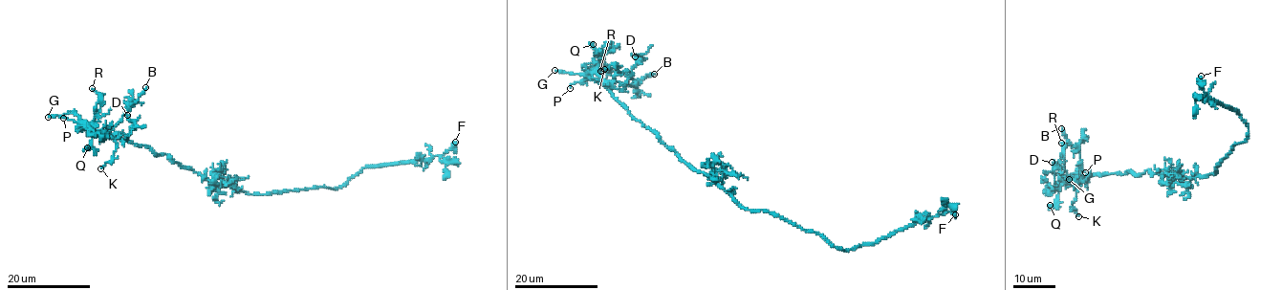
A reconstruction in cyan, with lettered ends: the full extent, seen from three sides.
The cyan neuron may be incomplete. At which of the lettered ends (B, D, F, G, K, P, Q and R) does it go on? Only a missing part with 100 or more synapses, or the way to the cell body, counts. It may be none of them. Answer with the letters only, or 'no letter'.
G

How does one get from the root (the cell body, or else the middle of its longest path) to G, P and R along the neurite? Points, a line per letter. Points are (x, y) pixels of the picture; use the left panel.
G: (235, 189), (210, 183), (146, 146), (66, 118), (48, 117)
P: (235, 189), (210, 183), (146, 146), (85, 127), (72, 112), (63, 118)
R: (235, 189), (210, 183), (146, 146), (93, 129), (91, 123), (102, 98), (92, 88)

